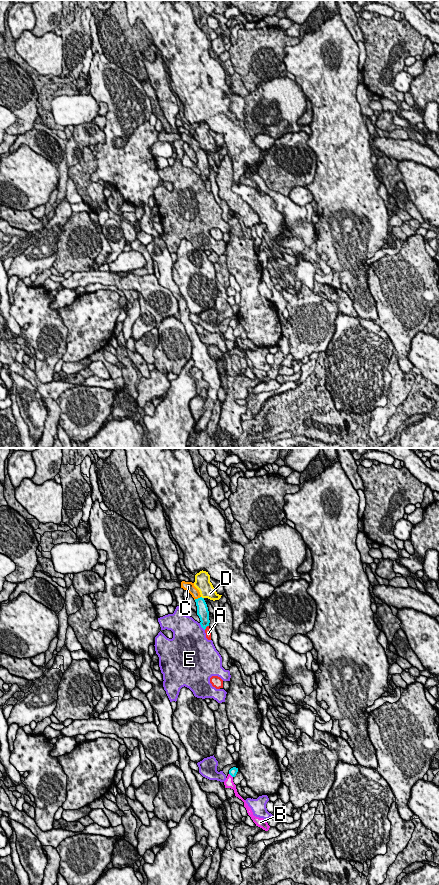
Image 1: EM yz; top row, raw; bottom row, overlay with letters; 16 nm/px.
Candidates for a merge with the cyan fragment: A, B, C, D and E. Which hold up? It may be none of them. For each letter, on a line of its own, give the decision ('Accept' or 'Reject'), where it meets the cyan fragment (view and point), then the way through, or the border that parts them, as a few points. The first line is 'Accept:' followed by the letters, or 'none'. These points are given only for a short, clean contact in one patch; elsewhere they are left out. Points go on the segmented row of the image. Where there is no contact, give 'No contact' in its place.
Accept: C
A: Reject. Touches cyan at yz (206, 626)
B: Reject. Touches cyan at yz (230, 774)
C: Accept. Touches cyan at yz (198, 598). Path across: yz (202, 610), (198, 598), (188, 586)
D: Reject. Touches cyan at yz (201, 597). Boundary: yz (201, 596), (203, 598)
E: Reject. Touches cyan at yz (201, 626)

